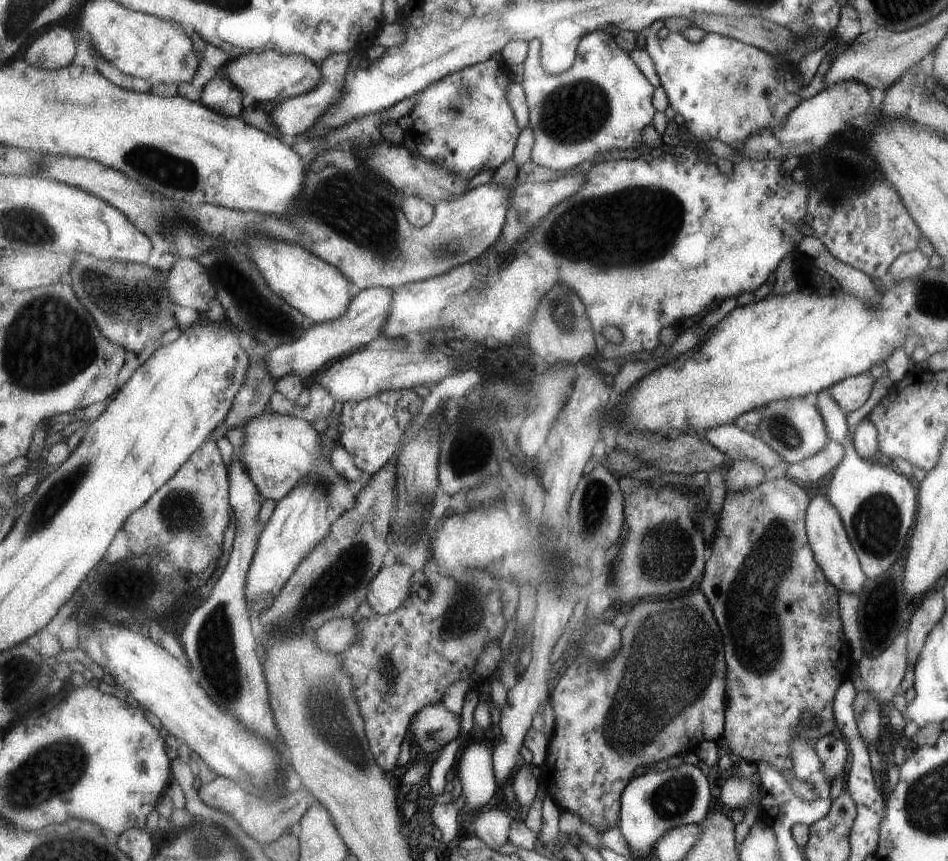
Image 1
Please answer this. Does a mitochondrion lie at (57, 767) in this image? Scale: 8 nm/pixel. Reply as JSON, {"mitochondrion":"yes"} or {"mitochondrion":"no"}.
{"mitochondrion":"yes"}

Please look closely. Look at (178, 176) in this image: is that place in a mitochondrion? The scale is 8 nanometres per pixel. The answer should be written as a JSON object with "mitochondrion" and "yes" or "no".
{"mitochondrion":"yes"}

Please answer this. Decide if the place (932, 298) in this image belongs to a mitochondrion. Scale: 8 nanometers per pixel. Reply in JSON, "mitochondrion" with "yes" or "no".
{"mitochondrion":"yes"}

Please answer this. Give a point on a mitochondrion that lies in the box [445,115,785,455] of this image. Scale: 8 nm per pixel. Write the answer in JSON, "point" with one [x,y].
{"point":[657,214]}

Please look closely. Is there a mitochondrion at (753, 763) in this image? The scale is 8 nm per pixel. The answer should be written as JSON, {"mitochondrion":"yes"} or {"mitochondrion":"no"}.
{"mitochondrion":"no"}

